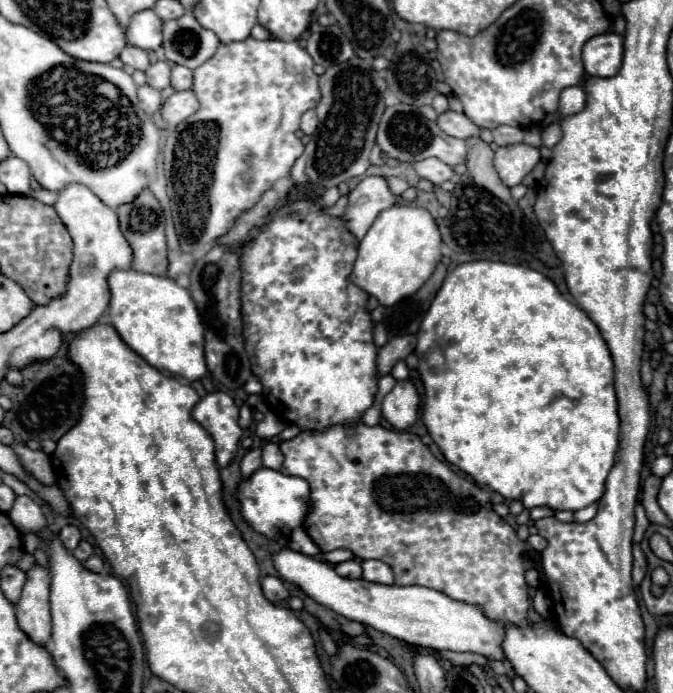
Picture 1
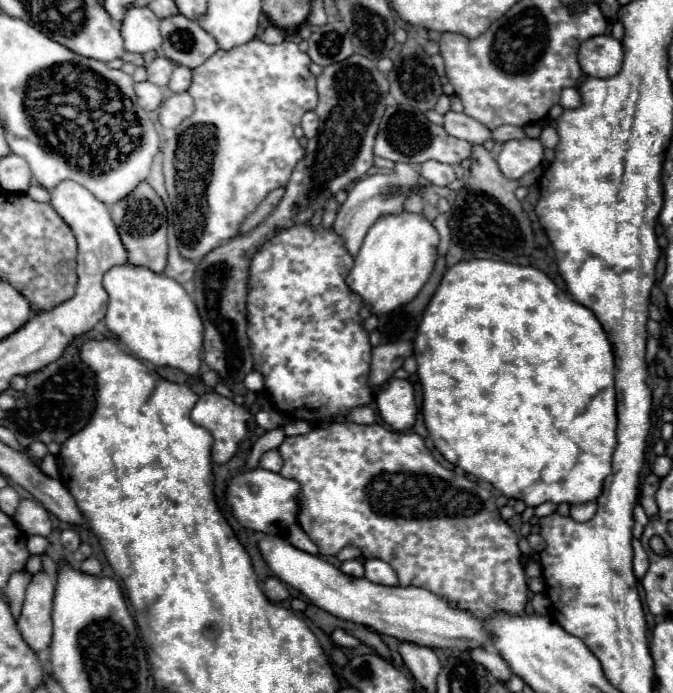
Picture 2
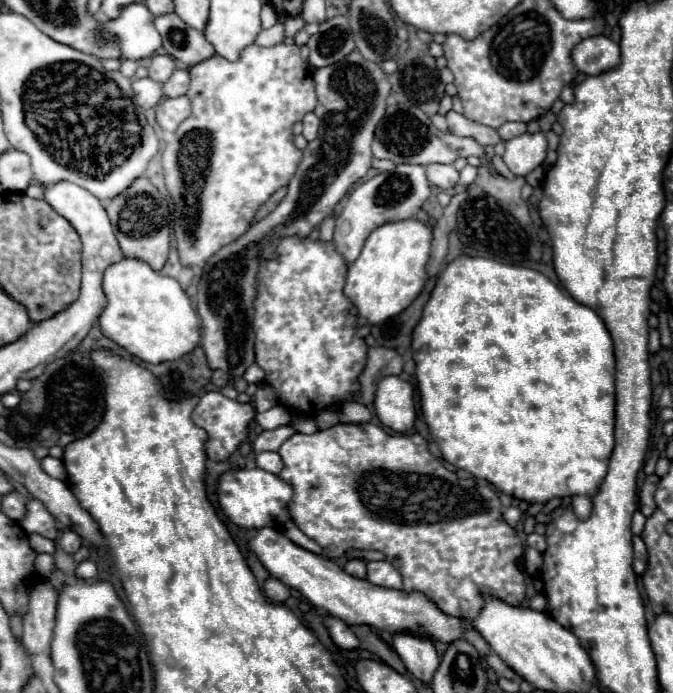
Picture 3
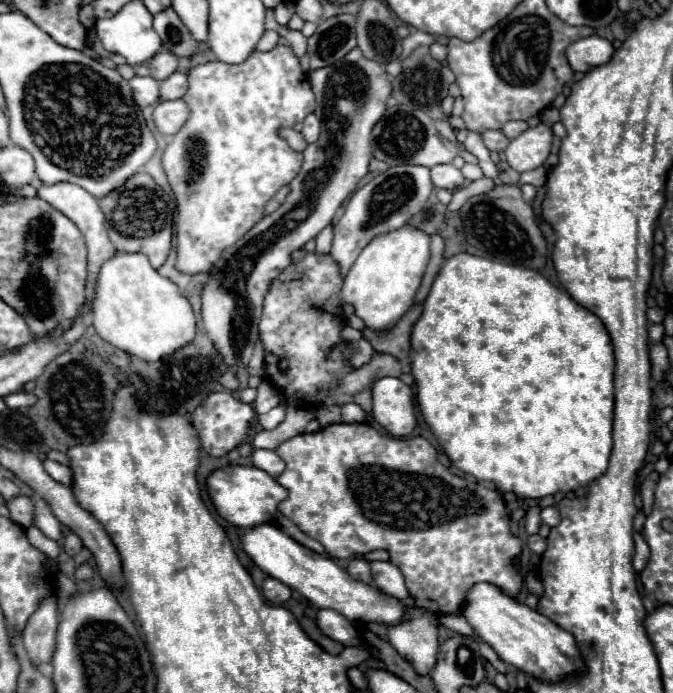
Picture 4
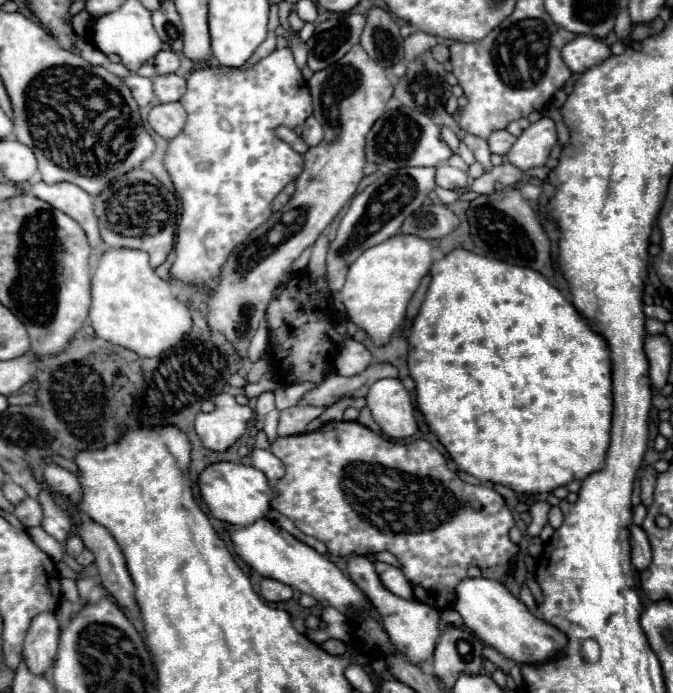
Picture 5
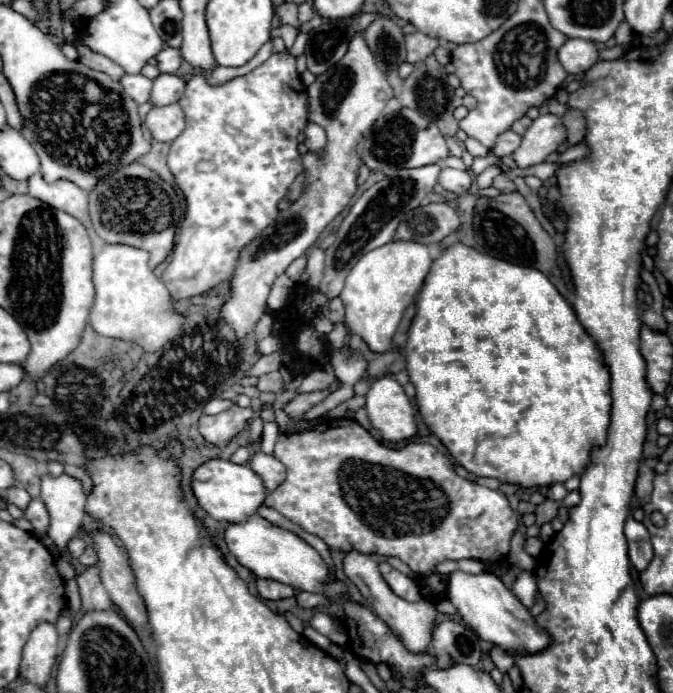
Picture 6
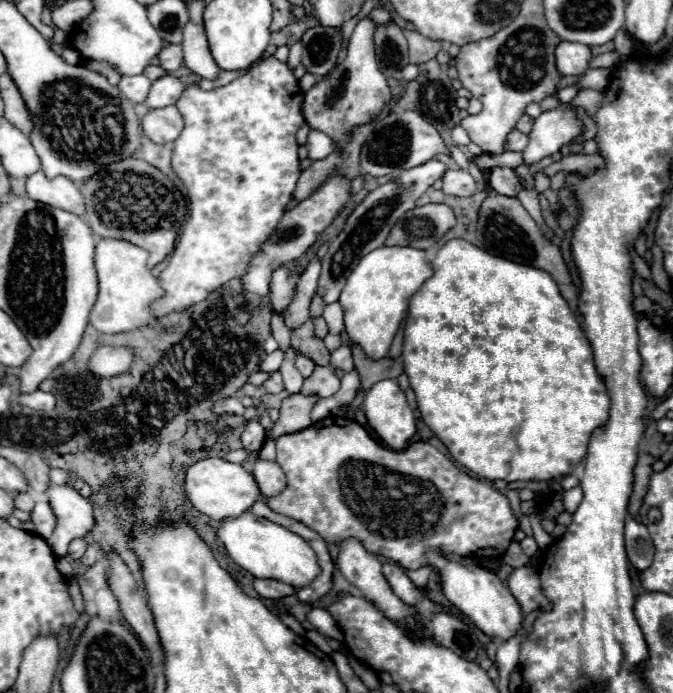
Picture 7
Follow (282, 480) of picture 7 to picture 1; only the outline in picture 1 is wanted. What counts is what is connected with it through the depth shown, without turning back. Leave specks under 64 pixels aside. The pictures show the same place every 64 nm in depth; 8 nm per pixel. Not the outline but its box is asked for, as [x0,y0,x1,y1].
[262,442,284,470]

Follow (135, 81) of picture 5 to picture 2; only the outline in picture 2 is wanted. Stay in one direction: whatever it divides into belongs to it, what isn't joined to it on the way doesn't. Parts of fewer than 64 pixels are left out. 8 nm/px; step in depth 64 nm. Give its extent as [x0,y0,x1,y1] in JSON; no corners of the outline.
[136,82,162,112]

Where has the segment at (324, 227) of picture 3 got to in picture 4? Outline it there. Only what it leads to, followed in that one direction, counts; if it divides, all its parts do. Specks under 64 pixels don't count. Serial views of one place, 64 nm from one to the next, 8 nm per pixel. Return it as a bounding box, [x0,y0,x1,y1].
[316,224,332,254]

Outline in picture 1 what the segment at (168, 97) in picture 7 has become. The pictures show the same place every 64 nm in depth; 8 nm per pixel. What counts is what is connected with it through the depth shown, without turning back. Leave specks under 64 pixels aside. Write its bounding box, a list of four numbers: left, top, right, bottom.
[172,66,192,90]

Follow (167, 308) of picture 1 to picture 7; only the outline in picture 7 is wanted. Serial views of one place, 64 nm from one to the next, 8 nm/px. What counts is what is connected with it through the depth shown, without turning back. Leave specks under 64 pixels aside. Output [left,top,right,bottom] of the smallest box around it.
[90,238,164,334]

